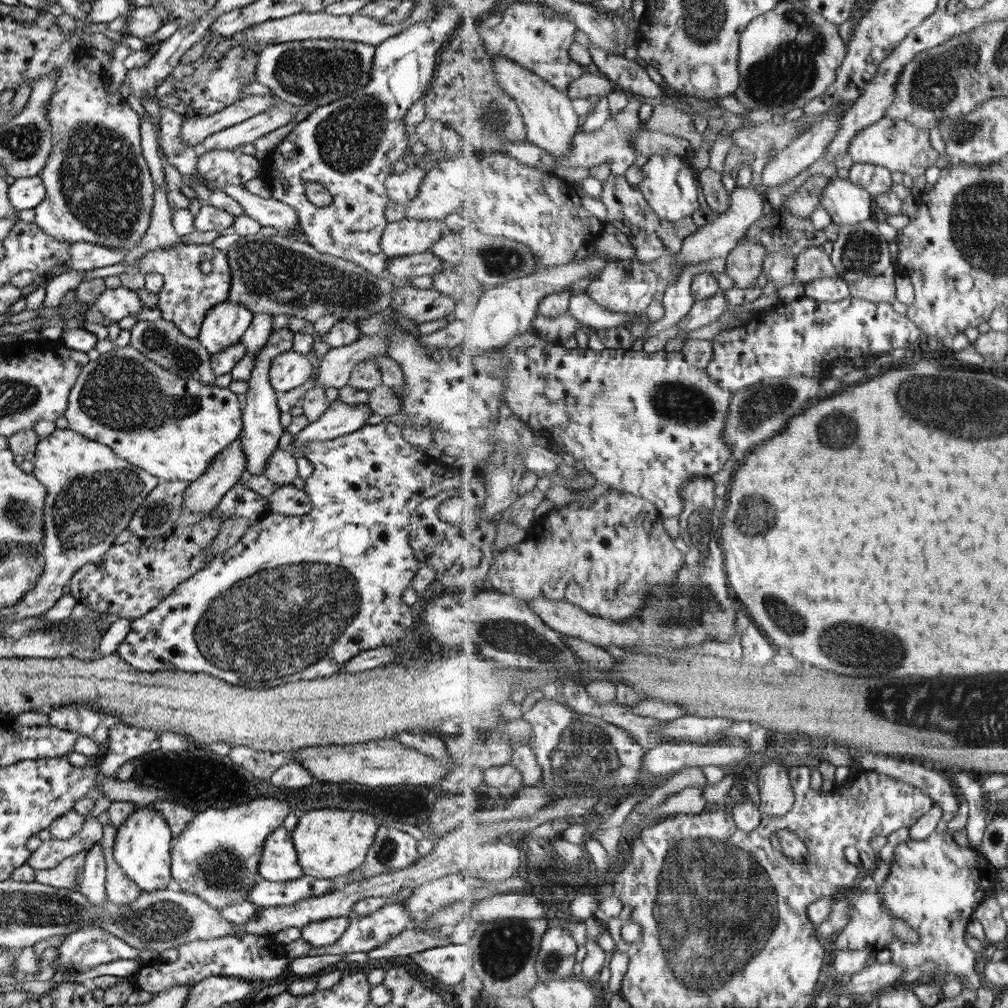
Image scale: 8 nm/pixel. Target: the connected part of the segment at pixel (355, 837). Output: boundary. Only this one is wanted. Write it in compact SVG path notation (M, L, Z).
M326 808L300 813L290 837L302 874L331 879L359 869L373 842L377 827L373 817L361 811Z

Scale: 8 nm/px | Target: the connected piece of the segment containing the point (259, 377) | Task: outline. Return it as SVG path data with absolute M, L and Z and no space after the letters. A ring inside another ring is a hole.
M288 328L272 329L269 338L255 357L254 367L247 380L248 389L240 397L242 437L240 447L245 457L246 471L252 475L263 475L267 457L277 448L277 441L283 429L279 423L280 412L276 406L277 392L268 382L270 360L276 354L292 350L292 332Z

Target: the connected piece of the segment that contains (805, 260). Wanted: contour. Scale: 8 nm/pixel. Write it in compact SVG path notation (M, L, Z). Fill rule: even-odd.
M819 246L807 247L795 259L796 281L806 285L825 277L841 277L833 261L825 250Z

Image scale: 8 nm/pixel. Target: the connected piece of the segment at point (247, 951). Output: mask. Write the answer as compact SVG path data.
M270 934L222 936L213 940L195 940L181 944L177 948L176 961L166 963L158 961L141 967L133 976L132 988L156 994L172 986L189 985L210 976L241 977L248 981L263 982L277 978L289 963L282 946Z

